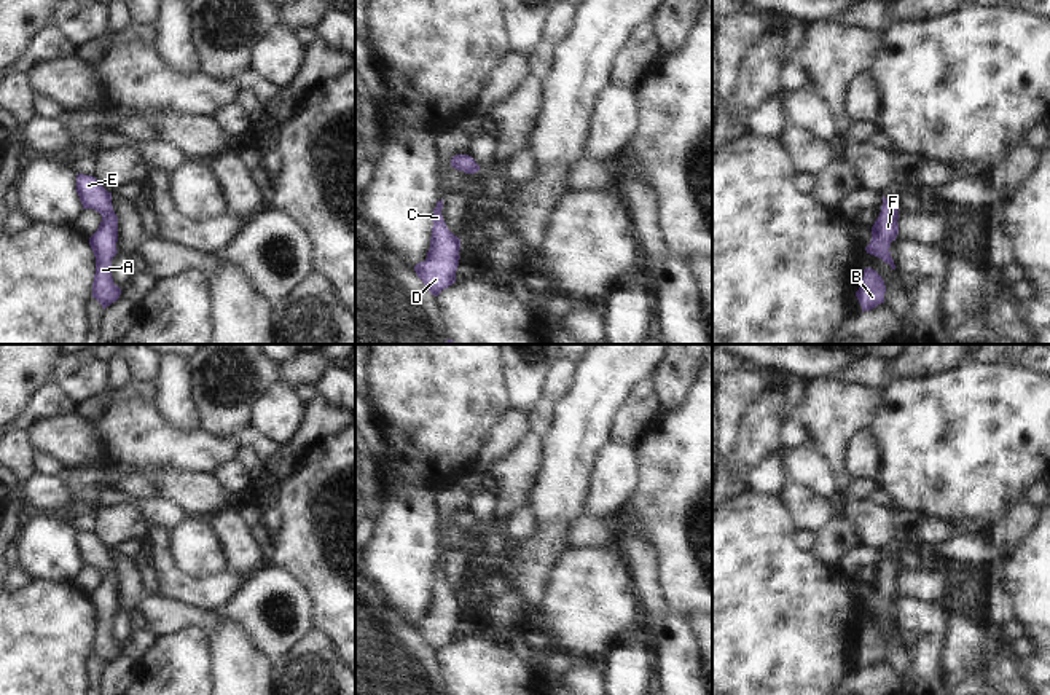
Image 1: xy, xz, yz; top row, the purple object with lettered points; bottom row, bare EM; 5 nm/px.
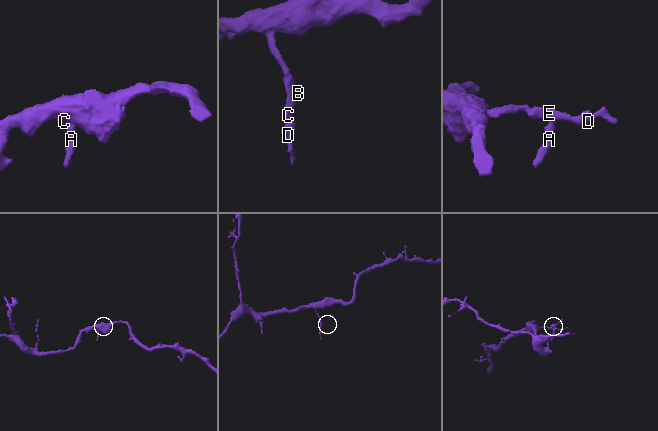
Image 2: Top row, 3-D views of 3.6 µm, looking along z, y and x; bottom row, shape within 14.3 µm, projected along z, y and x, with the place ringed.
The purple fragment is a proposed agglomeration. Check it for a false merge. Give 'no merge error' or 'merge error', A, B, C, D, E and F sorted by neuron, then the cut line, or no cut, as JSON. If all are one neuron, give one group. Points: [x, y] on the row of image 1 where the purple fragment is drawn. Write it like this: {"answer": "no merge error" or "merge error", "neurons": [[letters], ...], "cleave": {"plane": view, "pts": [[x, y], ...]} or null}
{"answer": "no merge error", "neurons": [["A", "B", "C", "D", "E", "F"]], "cleave": null}

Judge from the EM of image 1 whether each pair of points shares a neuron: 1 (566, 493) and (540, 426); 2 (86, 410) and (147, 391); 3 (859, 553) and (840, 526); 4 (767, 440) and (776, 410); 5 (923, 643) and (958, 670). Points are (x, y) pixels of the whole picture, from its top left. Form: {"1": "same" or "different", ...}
{"1": "different", "2": "same", "3": "different", "4": "same", "5": "different"}

